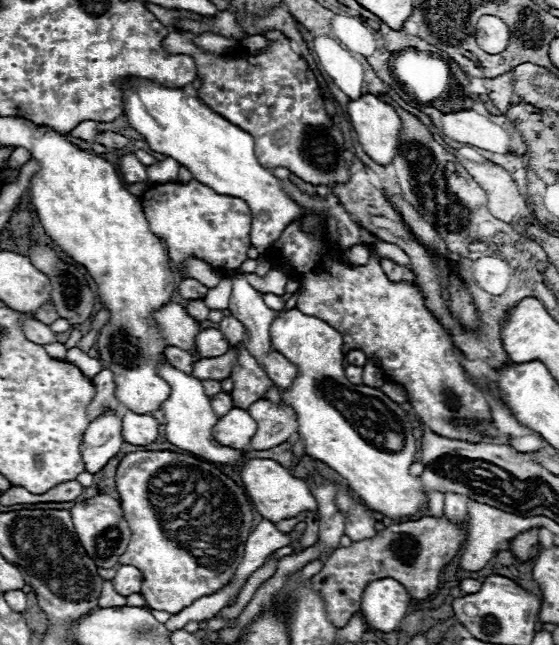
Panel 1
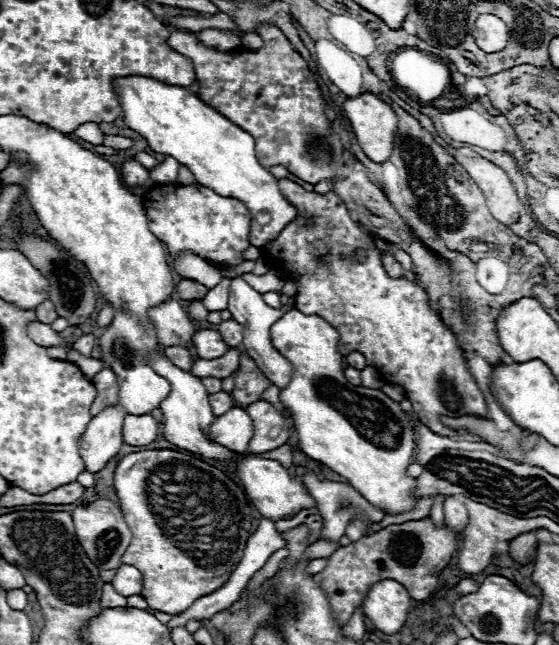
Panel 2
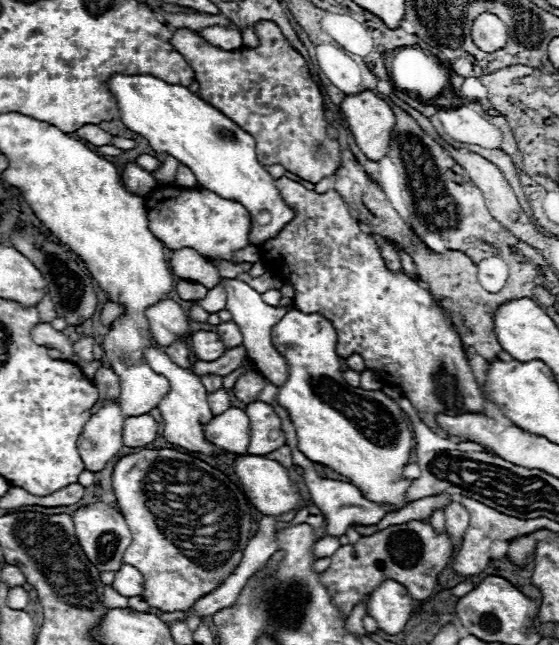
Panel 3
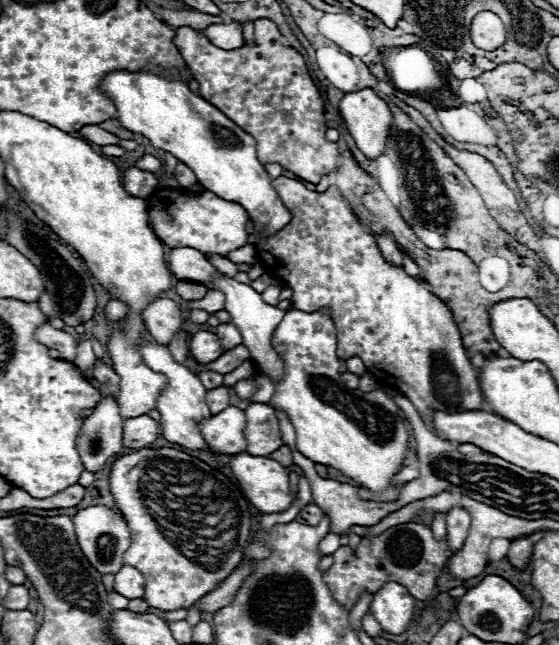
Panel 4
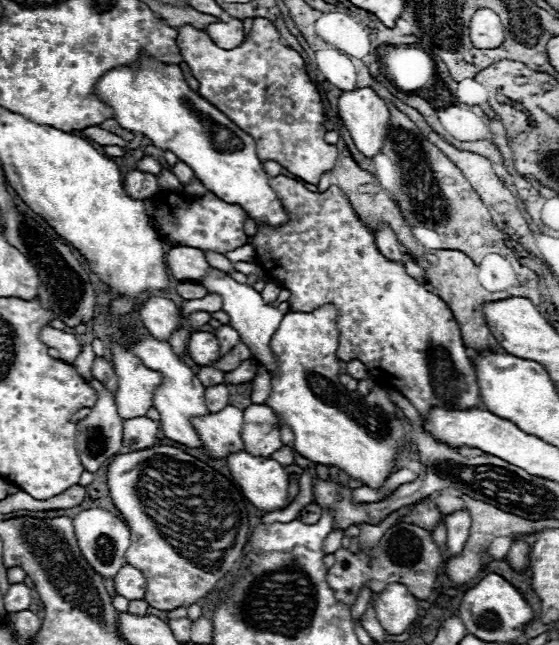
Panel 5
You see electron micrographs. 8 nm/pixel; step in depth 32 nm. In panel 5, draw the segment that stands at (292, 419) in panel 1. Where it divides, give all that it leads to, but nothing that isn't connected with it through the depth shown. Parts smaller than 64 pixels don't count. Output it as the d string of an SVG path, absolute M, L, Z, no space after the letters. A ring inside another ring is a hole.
M250 404L244 410L244 426L242 426L244 448L256 456L272 456L282 448L280 428L276 414L272 408L264 404Z

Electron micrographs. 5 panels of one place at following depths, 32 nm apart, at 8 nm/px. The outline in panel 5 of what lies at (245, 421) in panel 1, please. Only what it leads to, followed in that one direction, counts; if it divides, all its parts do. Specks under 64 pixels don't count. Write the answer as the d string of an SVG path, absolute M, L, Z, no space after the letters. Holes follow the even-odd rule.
M234 406L192 418L192 424L202 440L202 450L210 458L224 458L230 452L242 448L242 422L242 410Z

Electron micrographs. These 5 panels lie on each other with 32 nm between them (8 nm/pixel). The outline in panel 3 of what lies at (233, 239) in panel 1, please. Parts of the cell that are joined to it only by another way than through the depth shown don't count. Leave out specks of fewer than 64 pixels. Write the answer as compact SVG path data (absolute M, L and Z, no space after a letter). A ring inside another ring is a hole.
M158 186L146 196L150 230L160 238L170 250L192 248L206 258L222 258L232 262L232 252L248 246L250 214L248 210L234 202L220 198L206 188L178 188L178 186Z

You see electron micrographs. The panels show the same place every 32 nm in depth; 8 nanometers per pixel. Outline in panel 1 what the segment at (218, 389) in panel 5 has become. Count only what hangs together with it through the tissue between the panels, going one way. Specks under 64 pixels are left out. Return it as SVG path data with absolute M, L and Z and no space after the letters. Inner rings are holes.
M220 392L220 394L212 396L210 402L212 402L212 408L214 408L214 412L216 412L218 416L224 416L228 410L234 408L232 398L230 398L230 394L226 394L226 392Z

